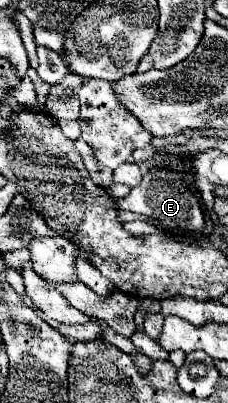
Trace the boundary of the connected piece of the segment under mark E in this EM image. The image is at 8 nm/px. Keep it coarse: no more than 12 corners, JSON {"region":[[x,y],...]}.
{"region":[[170,156],[144,178],[138,164],[114,170],[130,186],[120,210],[158,228],[200,230],[202,200],[186,156]]}

